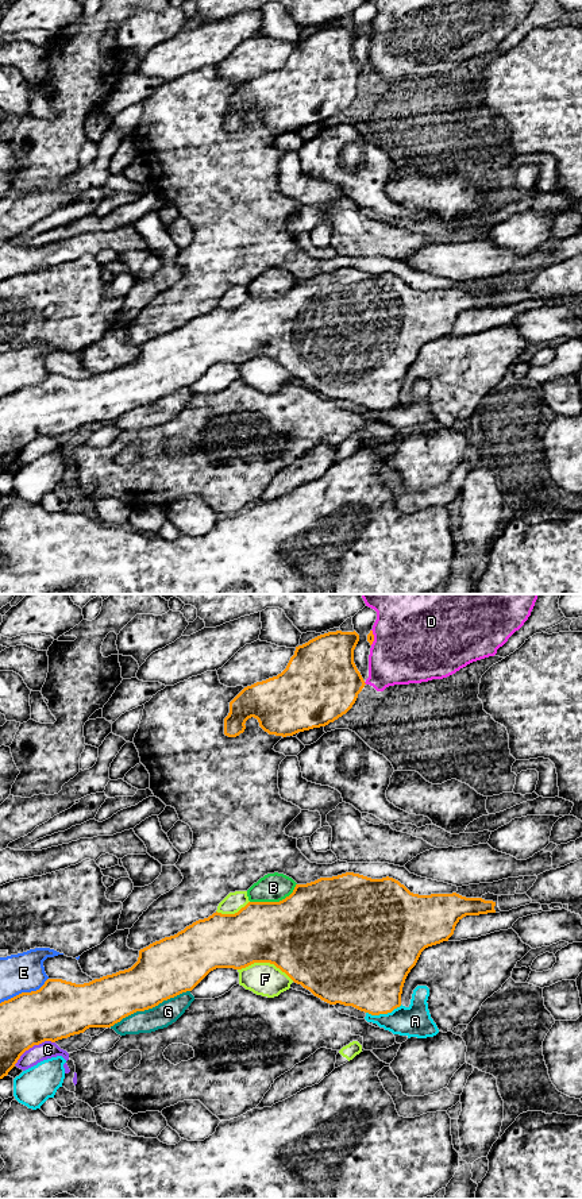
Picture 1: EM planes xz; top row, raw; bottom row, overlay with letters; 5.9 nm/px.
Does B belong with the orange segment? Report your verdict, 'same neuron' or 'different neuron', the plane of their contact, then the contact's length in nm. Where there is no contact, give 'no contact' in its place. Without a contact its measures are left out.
different neuron | xz | 300 nm

